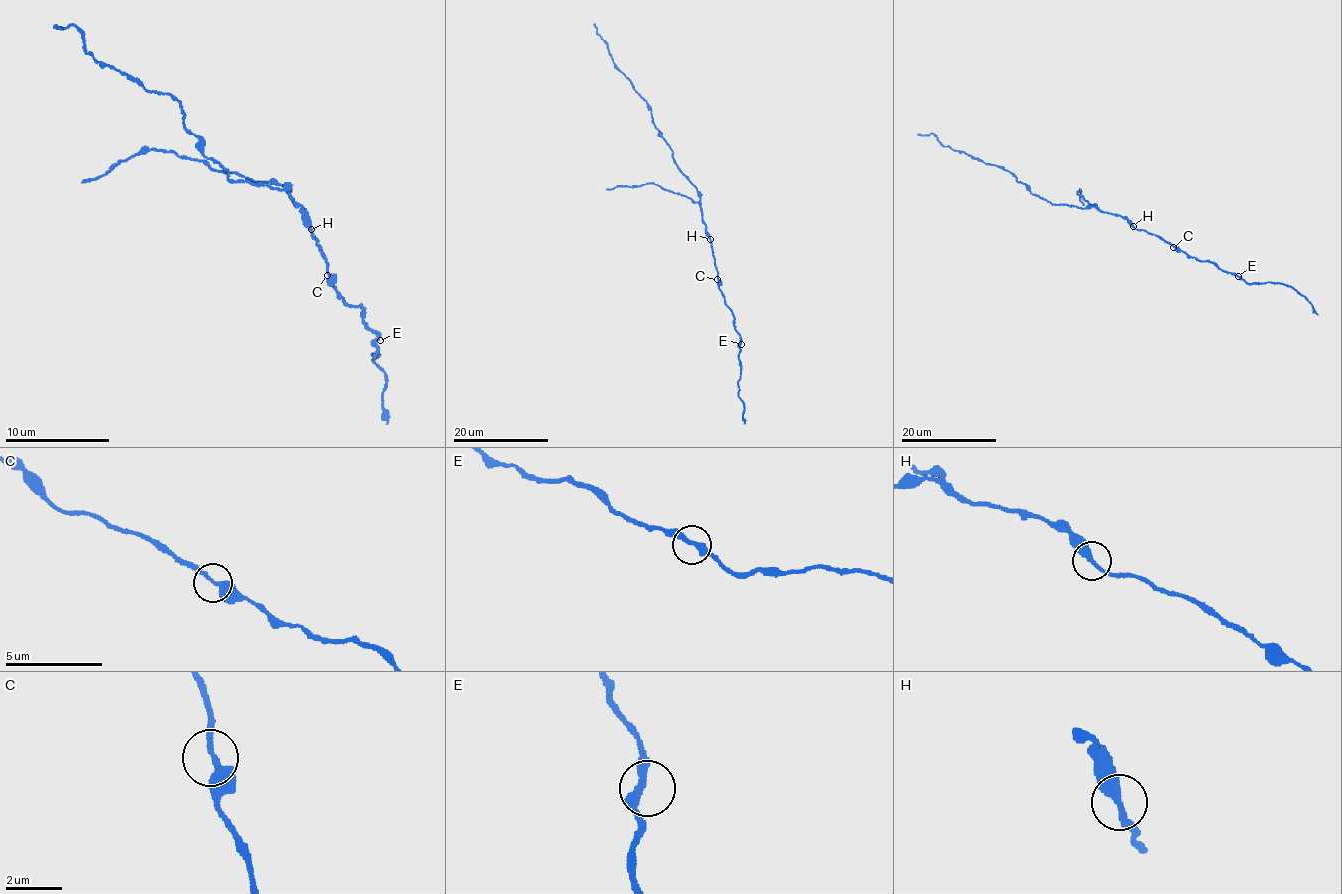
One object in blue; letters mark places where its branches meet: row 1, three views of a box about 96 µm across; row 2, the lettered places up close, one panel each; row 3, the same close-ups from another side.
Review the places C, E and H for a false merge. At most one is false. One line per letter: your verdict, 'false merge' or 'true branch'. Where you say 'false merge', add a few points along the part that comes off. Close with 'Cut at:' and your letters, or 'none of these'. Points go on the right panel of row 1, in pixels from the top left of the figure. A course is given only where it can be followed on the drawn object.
C: true branch
E: true branch
H: false merge | (1133, 226), (1120, 216), (1094, 206), (1051, 204), (1005, 169), (944, 146), (932, 134), (918, 134)
Cut at: H

